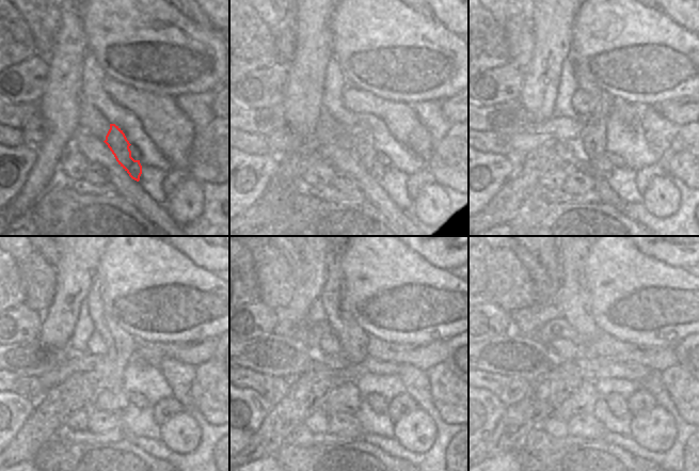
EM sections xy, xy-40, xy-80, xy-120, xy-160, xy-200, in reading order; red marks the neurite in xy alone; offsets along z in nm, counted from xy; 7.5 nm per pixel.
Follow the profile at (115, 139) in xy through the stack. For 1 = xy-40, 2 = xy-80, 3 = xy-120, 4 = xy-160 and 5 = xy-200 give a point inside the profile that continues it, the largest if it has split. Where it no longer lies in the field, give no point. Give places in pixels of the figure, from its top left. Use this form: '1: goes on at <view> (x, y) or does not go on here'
1: goes on at xy-40 (358, 141)
2: goes on at xy-80 (591, 144)
3: goes on at xy-120 (120, 346)
4: goes on at xy-160 (353, 340)
5: goes on at xy-200 (573, 297)

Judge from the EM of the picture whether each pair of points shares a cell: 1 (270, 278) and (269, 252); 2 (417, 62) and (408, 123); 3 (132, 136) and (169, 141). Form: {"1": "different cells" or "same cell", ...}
{"1": "same cell", "2": "different cells", "3": "different cells"}

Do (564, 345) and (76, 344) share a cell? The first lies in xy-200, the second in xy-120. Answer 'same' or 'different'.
different

